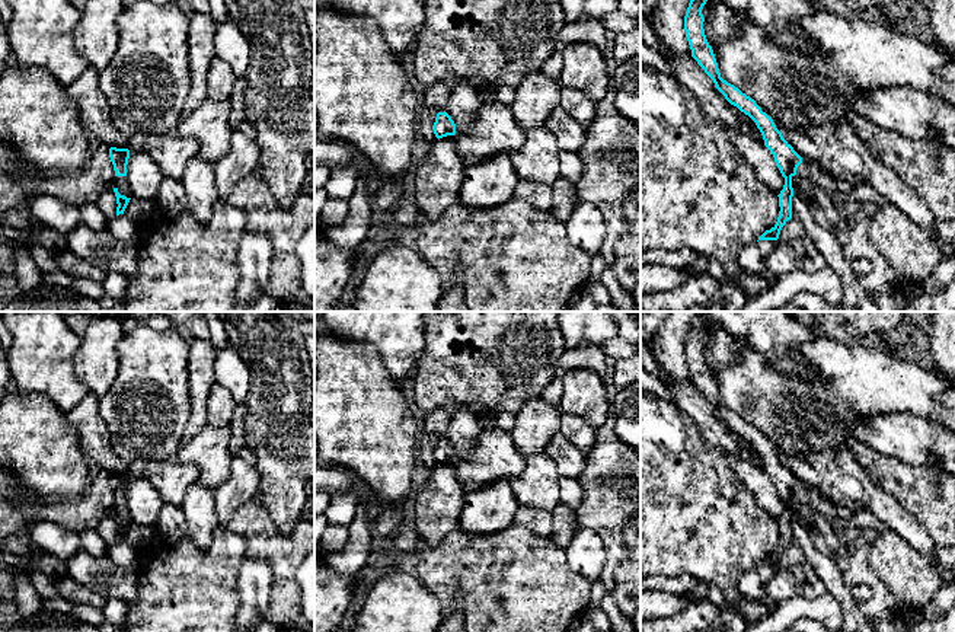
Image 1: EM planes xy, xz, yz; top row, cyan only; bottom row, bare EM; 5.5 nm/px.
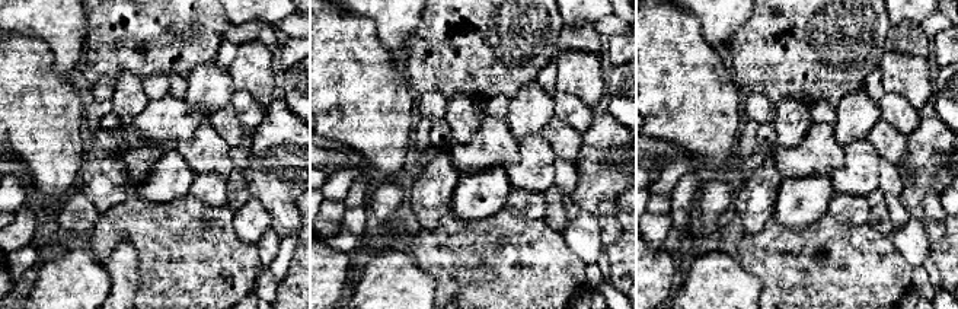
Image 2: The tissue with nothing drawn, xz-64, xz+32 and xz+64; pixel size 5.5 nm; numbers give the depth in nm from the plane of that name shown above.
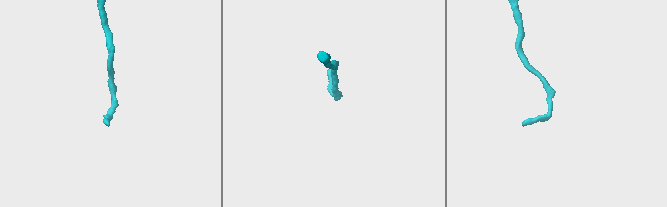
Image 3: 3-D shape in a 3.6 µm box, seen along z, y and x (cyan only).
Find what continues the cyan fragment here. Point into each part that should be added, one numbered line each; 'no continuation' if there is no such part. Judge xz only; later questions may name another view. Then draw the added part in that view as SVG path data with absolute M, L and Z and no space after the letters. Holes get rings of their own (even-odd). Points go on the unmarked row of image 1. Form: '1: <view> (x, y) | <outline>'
no continuation

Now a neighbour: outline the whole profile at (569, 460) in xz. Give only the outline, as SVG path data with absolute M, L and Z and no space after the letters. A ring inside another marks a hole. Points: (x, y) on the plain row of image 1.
M560 432L552 437L543 453L558 466L560 476L579 479L585 467L585 453L571 444Z

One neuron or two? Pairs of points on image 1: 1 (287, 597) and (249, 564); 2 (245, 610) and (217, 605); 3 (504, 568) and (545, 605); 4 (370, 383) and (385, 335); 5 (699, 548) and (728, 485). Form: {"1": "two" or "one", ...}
{"1": "two", "2": "two", "3": "one", "4": "two", "5": "one"}

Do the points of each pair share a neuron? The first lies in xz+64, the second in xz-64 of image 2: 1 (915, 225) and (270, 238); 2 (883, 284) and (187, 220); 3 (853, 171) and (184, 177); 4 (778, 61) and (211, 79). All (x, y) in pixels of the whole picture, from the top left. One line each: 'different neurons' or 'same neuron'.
1: different neurons
2: same neuron
3: different neurons
4: different neurons

